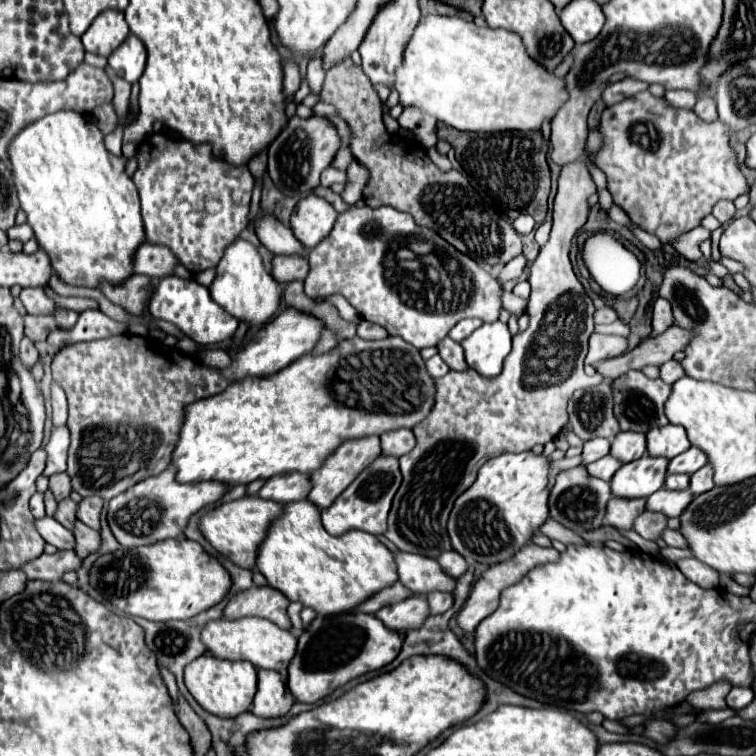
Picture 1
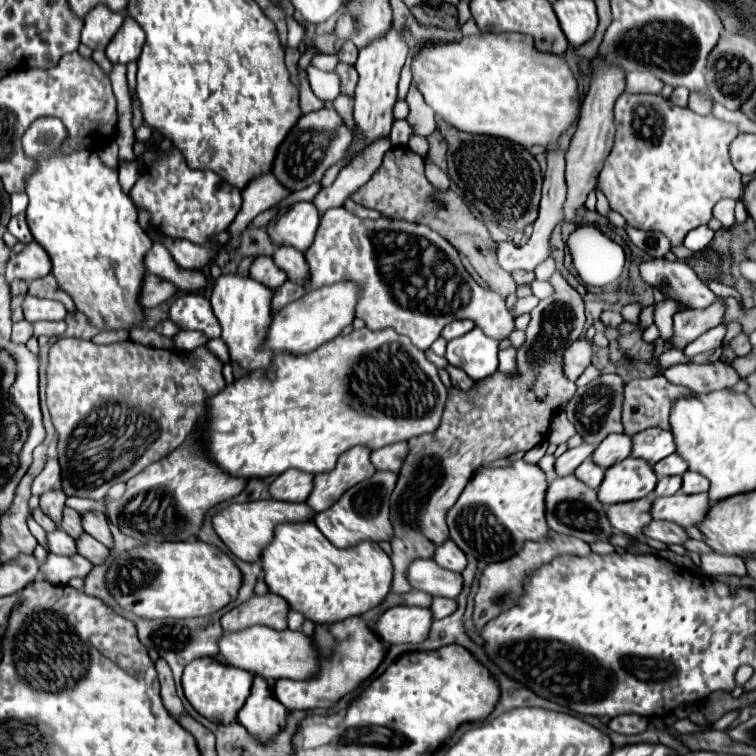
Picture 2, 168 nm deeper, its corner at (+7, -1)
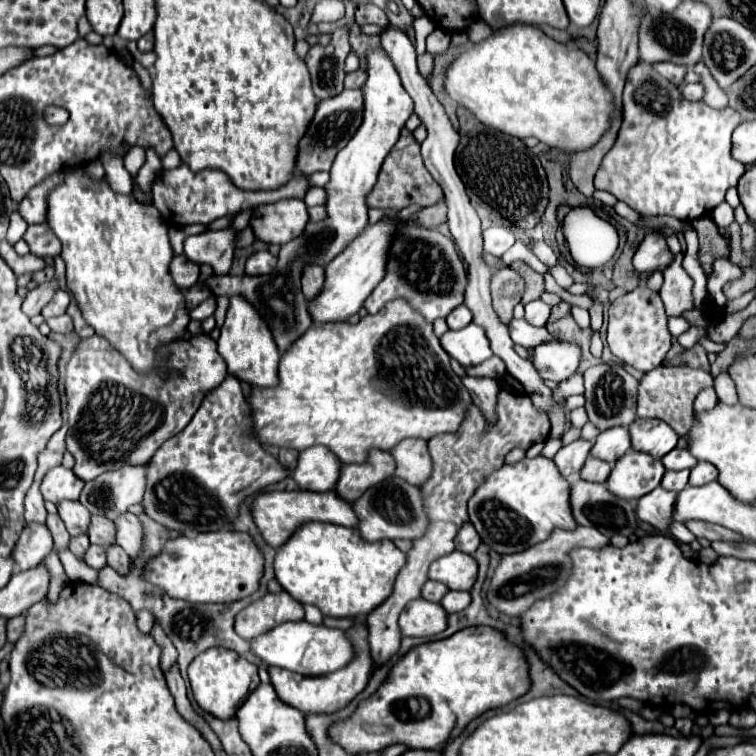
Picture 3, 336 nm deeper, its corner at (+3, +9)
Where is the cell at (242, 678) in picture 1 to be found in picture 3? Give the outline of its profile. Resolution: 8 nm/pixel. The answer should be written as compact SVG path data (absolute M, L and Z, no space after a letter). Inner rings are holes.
M212 648L202 652L188 666L188 678L192 686L192 696L204 712L210 712L216 718L232 718L240 708L242 700L248 696L250 686L258 680L258 666L248 658L242 658L228 648Z

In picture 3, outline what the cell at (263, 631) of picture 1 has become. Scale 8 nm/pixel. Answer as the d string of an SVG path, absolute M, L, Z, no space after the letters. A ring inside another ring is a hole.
M306 620L284 622L276 626L276 630L270 630L260 638L252 640L250 648L264 664L280 666L292 672L300 672L304 676L322 676L352 662L352 642L344 638L342 630L316 626Z

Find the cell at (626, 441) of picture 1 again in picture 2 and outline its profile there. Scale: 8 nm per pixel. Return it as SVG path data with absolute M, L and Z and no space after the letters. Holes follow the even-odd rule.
M612 434L600 442L600 446L592 454L592 460L602 468L610 468L616 462L630 456L630 452L632 452L630 442L632 442L632 438L626 434Z

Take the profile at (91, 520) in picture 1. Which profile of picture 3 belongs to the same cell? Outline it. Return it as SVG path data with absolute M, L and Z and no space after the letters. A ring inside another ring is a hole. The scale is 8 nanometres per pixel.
M124 514L116 520L118 536L116 542L130 554L130 558L140 556L144 548L144 534L142 534L142 522L136 514Z

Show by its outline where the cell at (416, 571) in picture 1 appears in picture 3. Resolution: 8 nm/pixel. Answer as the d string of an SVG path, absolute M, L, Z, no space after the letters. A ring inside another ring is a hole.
M458 550L440 556L430 566L430 580L446 584L450 590L470 590L478 578L478 562Z

